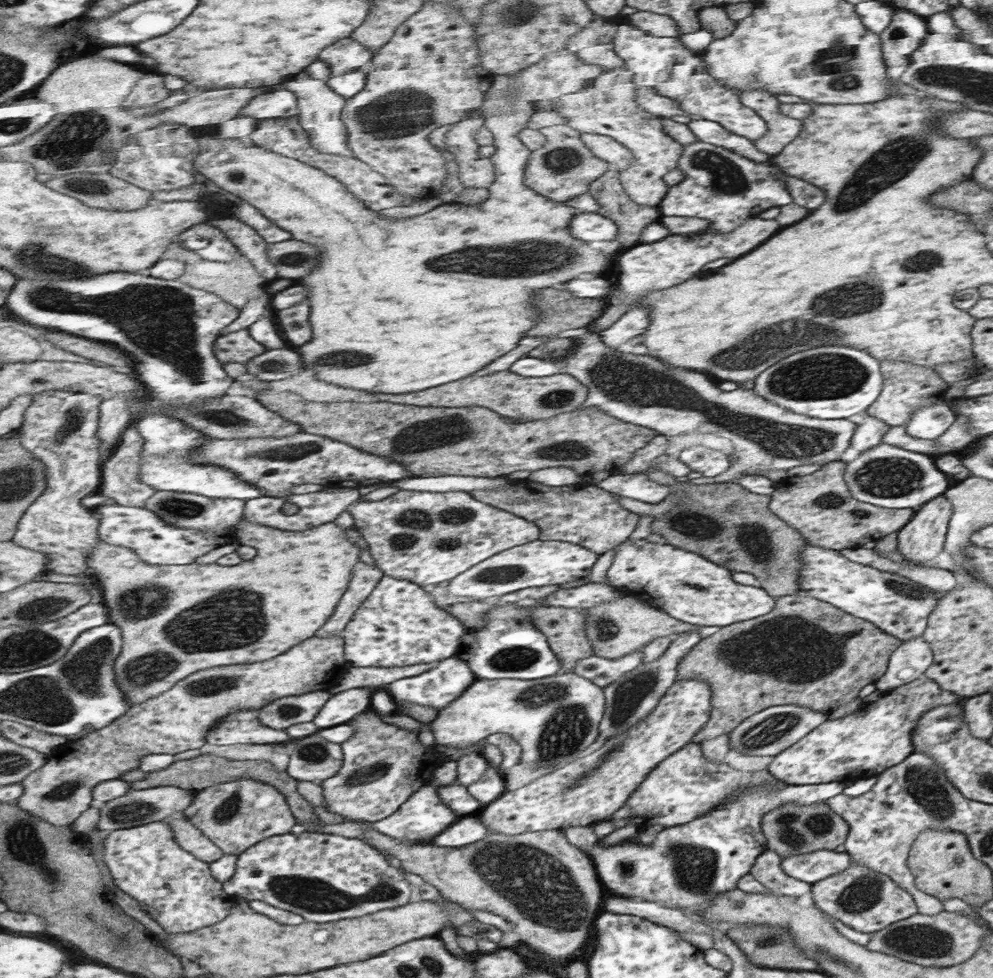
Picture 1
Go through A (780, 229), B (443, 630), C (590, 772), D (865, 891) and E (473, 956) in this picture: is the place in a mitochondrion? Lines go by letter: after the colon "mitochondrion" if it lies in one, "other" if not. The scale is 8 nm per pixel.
A: other
B: other
C: mitochondrion
D: mitochondrion
E: other

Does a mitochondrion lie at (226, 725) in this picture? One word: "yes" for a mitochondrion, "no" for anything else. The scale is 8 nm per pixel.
no

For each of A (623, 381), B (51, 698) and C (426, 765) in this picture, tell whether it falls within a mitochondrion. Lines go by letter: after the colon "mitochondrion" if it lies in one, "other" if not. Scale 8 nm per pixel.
A: mitochondrion
B: mitochondrion
C: other

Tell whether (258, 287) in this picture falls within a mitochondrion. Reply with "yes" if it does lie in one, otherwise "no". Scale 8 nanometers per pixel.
no

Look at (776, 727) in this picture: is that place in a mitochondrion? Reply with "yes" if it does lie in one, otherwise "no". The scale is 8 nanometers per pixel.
yes

